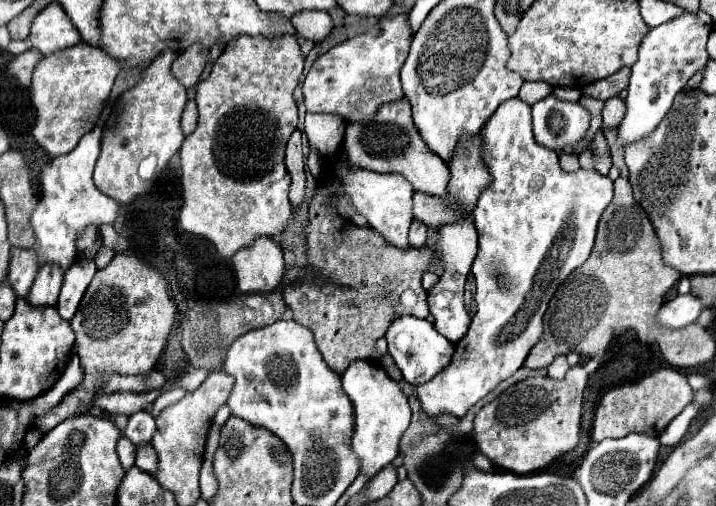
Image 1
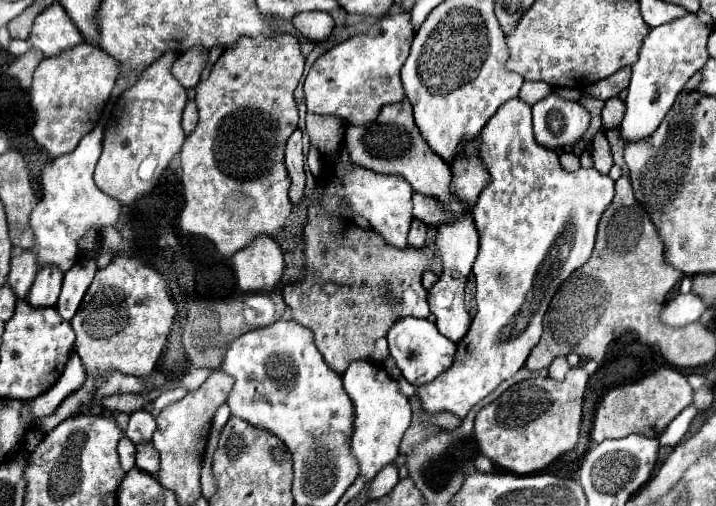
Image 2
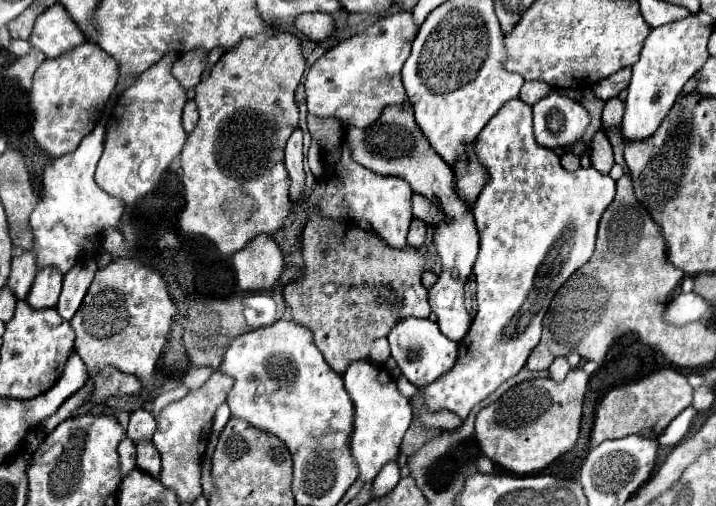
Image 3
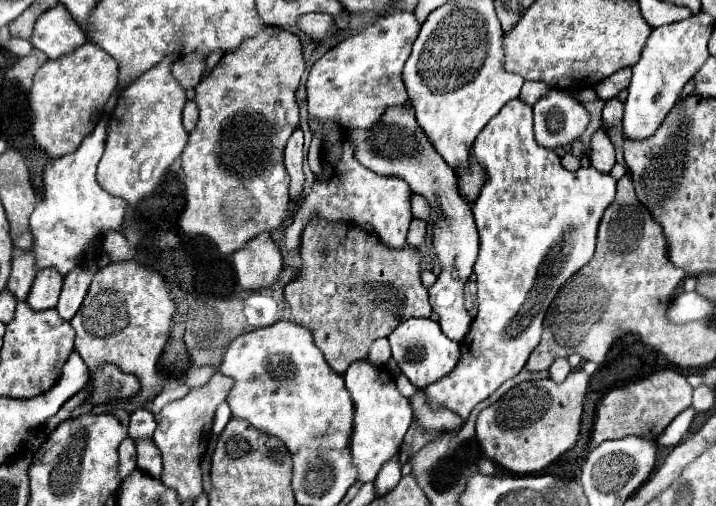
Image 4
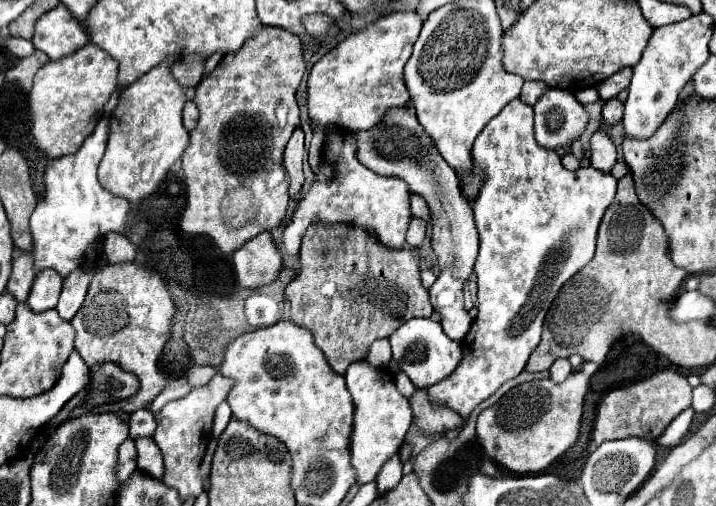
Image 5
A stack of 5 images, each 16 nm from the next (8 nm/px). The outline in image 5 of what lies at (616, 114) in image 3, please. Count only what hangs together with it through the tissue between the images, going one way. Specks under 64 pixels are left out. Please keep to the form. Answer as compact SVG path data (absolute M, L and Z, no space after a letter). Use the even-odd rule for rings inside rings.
M616 98L608 100L608 102L604 104L604 108L602 108L604 124L606 124L606 126L614 126L614 124L618 124L618 122L622 120L622 112L624 112L624 104L622 104L620 100L616 100Z

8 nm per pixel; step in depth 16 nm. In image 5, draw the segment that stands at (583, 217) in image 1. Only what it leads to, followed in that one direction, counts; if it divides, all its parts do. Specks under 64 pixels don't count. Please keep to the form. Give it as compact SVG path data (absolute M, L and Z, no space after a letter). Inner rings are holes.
M518 98L506 104L502 112L484 126L474 140L472 158L482 170L482 188L472 206L480 234L480 252L474 264L478 276L478 316L462 340L464 360L452 376L428 388L434 404L446 404L462 418L468 418L480 402L524 370L532 350L540 342L544 316L558 290L592 260L600 220L616 194L616 178L612 174L592 166L570 172L562 166L554 150L542 148L534 140L534 110Z

